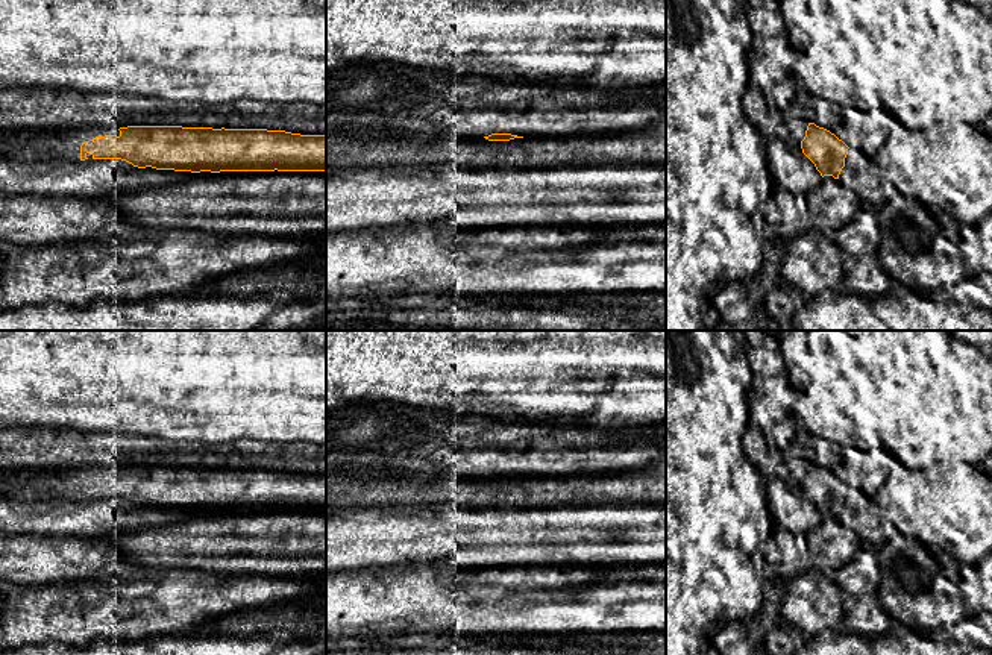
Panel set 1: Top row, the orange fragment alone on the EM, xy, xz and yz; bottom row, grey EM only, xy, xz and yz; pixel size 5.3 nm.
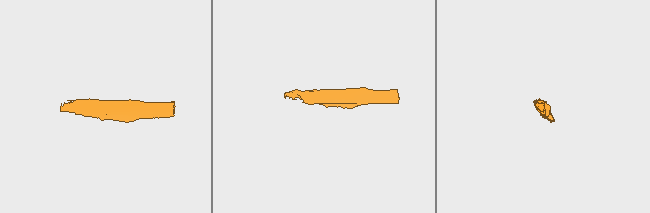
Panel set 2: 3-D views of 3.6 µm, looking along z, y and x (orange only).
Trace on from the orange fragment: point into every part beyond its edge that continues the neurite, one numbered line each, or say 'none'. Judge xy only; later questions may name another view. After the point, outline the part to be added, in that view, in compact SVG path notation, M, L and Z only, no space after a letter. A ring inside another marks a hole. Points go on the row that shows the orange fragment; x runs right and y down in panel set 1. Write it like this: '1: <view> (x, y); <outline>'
1: xy (23, 146); M89 127L67 132L5 132L0 136L0 156L24 162L79 161L80 146L105 135L120 136L120 130Z

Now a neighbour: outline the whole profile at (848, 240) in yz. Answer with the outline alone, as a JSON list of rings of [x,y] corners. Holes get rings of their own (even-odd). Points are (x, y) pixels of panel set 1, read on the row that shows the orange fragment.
[[[863,205],[854,218],[834,230],[833,241],[840,253],[862,256],[875,253],[880,243],[880,227],[875,208]]]

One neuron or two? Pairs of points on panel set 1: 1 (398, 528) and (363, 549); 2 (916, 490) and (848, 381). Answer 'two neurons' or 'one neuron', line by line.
1: one neuron
2: two neurons

